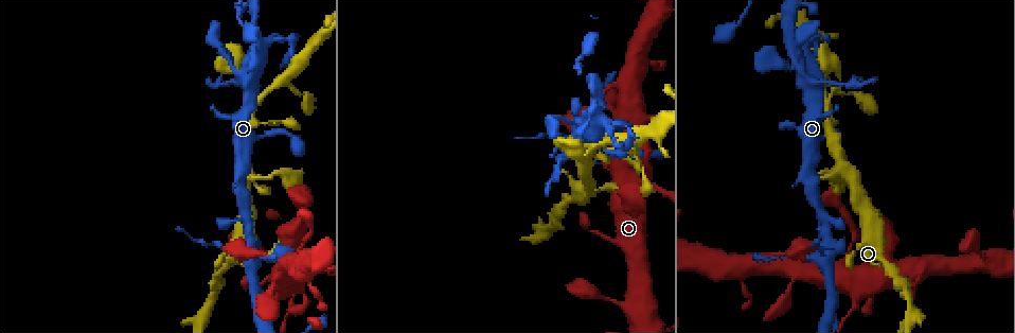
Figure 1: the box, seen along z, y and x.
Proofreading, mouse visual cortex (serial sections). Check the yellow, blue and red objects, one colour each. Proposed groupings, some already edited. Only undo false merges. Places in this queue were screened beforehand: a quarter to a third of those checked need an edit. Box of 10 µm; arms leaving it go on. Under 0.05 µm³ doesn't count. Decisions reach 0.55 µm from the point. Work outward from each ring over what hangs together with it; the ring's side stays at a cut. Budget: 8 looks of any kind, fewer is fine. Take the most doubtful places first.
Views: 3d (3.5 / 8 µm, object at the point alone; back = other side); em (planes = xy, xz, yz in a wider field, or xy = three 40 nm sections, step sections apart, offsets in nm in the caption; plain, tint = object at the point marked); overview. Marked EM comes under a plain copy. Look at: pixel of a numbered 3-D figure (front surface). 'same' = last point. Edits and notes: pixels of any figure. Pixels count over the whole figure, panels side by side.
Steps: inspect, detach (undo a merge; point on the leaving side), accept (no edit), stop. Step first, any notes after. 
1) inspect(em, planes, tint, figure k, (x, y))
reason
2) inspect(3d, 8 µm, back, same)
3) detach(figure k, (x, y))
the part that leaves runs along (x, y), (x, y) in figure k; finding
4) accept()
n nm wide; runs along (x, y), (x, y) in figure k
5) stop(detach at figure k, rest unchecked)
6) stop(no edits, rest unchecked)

inspect(3d, 3.5 µm, figure 1, (591, 105))

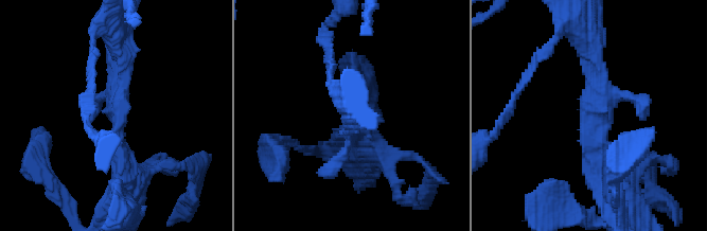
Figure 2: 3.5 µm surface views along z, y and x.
inspect(em, xy, step 5, tint, figure 2, (593, 124))
now the EM

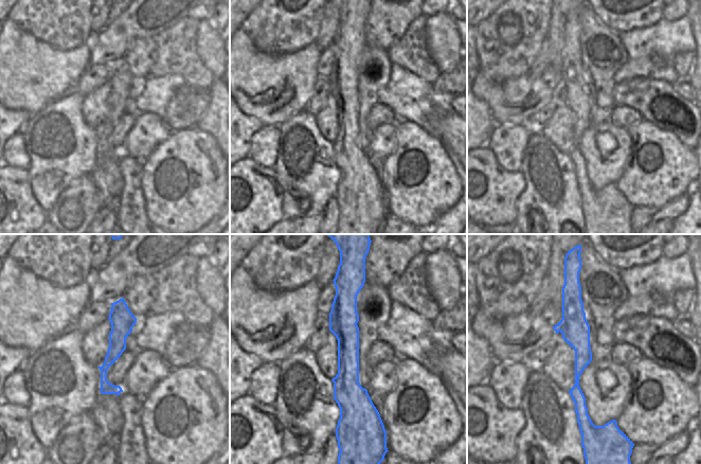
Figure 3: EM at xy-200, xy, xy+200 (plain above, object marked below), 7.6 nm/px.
accept()
220 nm wide; runs along (130, 185), (113, 98), (91, 104) in figure 2; continuous, no second cell

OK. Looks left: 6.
inspect(3d, 3.5 µm, figure 1, (655, 115))
sudden change in width

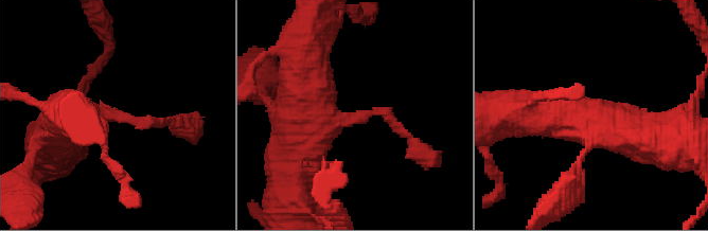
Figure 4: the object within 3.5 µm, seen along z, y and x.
inspect(em, xy, step 1, tint, figure 4, (353, 115))

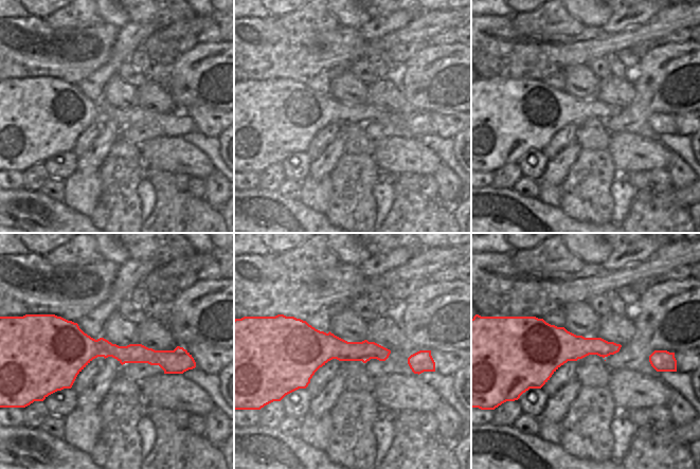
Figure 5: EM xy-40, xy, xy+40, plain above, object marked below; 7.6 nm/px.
accept()
one cell here

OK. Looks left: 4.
inspect(3d, 8 µm, figure 1, (882, 259))
three arms meet

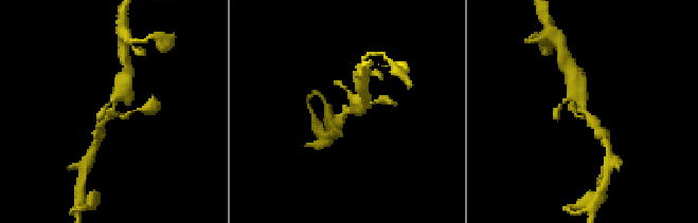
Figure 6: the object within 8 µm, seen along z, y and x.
inspect(3d, 3.5 µm, same)

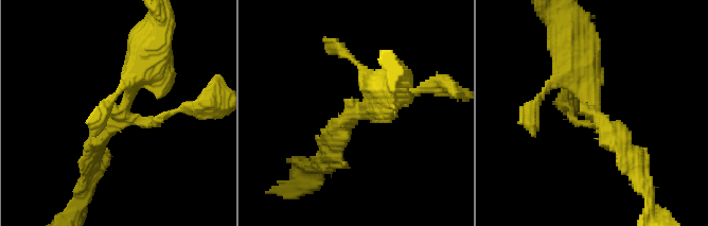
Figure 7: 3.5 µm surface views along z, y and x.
inspect(em, xy, step 2, tint, figure 7, (593, 113))
3 arms; arms of 150, 250, 450 nm

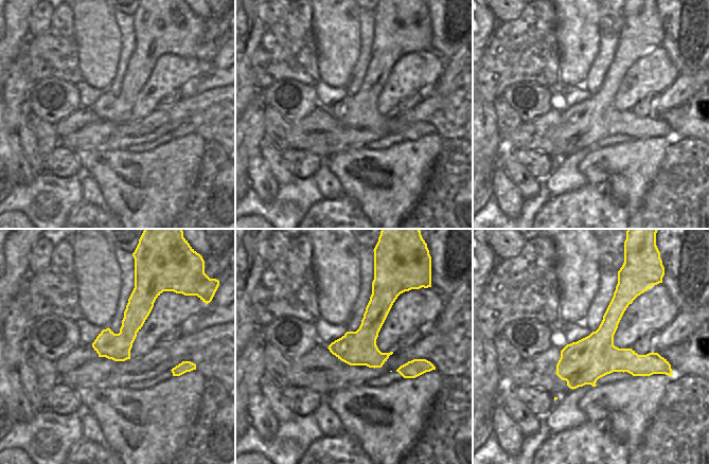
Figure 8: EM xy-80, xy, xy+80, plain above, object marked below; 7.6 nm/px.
accept()
260 nm wide; runs along (139, 282), (130, 326), (101, 354) in figure 8; continuous, no second cell

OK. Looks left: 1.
stop(no edits, rest unchecked)

